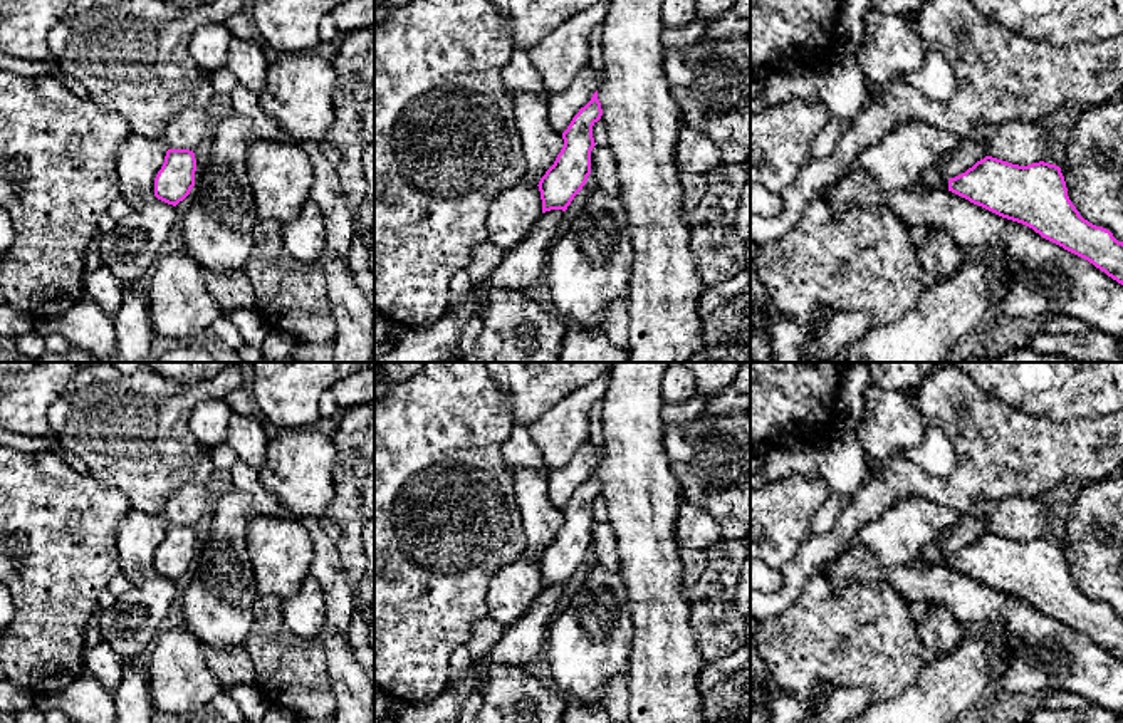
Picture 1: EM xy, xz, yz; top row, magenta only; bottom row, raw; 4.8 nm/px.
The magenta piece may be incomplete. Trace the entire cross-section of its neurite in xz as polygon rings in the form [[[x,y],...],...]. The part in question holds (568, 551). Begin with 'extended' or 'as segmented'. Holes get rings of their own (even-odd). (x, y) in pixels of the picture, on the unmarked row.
as segmented; [[[598,466],[579,485],[562,508],[564,522],[554,540],[539,557],[542,589],[551,585],[566,587],[574,572],[582,565],[591,550],[591,527],[596,522],[593,502],[601,495],[603,485]]]

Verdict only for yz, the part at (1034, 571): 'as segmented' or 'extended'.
as segmented

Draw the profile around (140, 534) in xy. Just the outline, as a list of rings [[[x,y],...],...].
[[[131,510],[116,527],[121,574],[131,582],[154,575],[154,554],[166,532],[159,513]]]

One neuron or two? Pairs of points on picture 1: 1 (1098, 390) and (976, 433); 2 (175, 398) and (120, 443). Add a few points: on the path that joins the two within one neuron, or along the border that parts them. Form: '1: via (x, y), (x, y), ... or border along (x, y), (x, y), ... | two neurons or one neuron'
1: border along (996, 396), (1033, 415), (1061, 421), (1070, 420) | two neurons
2: via (161, 408), (151, 411), (133, 430) | one neuron

